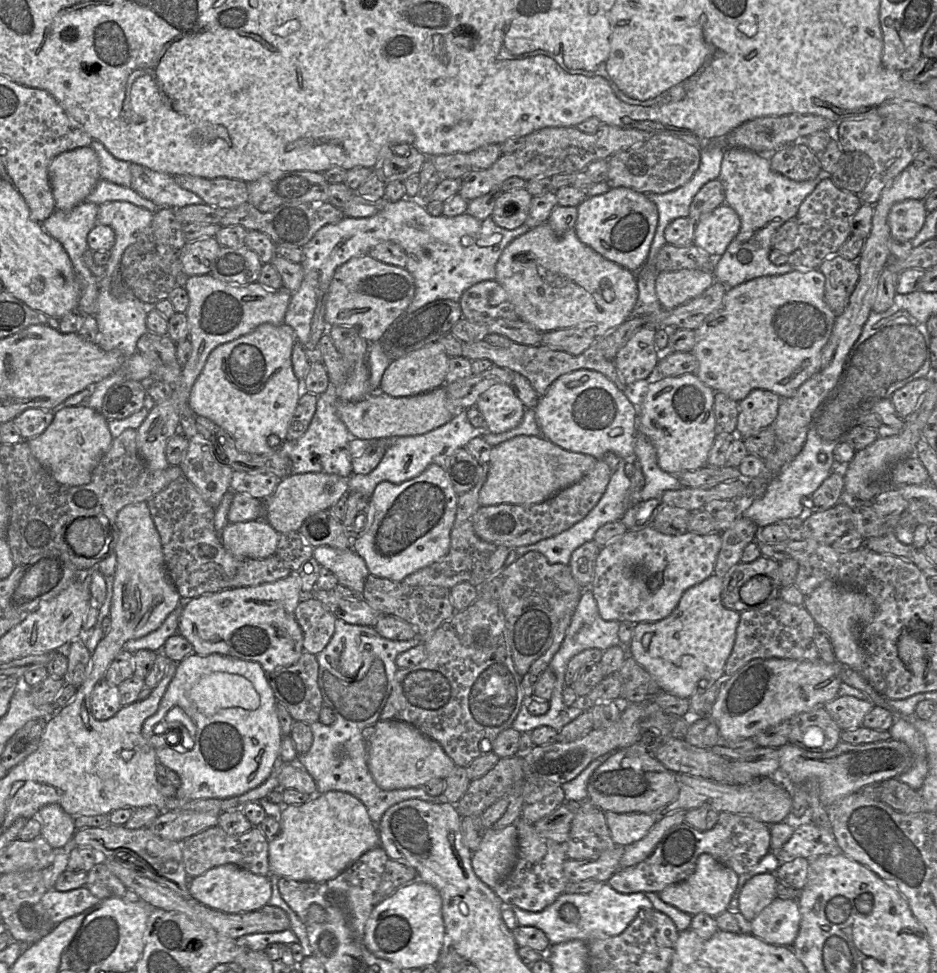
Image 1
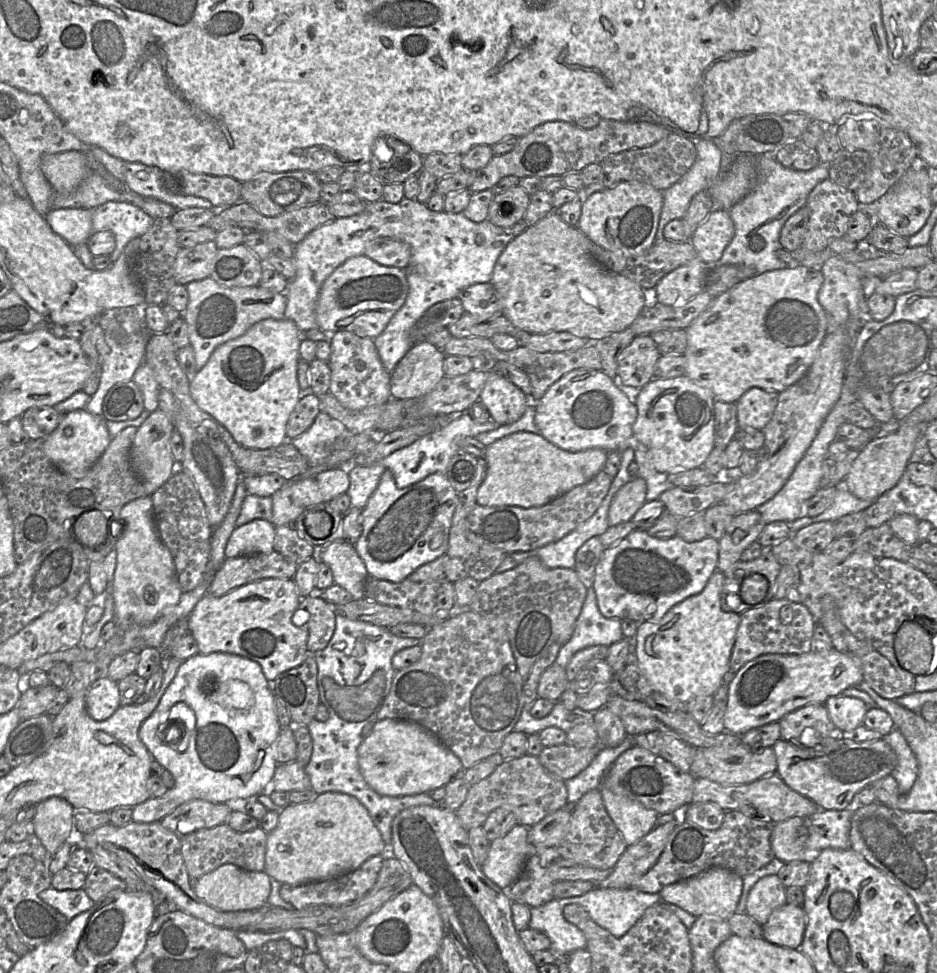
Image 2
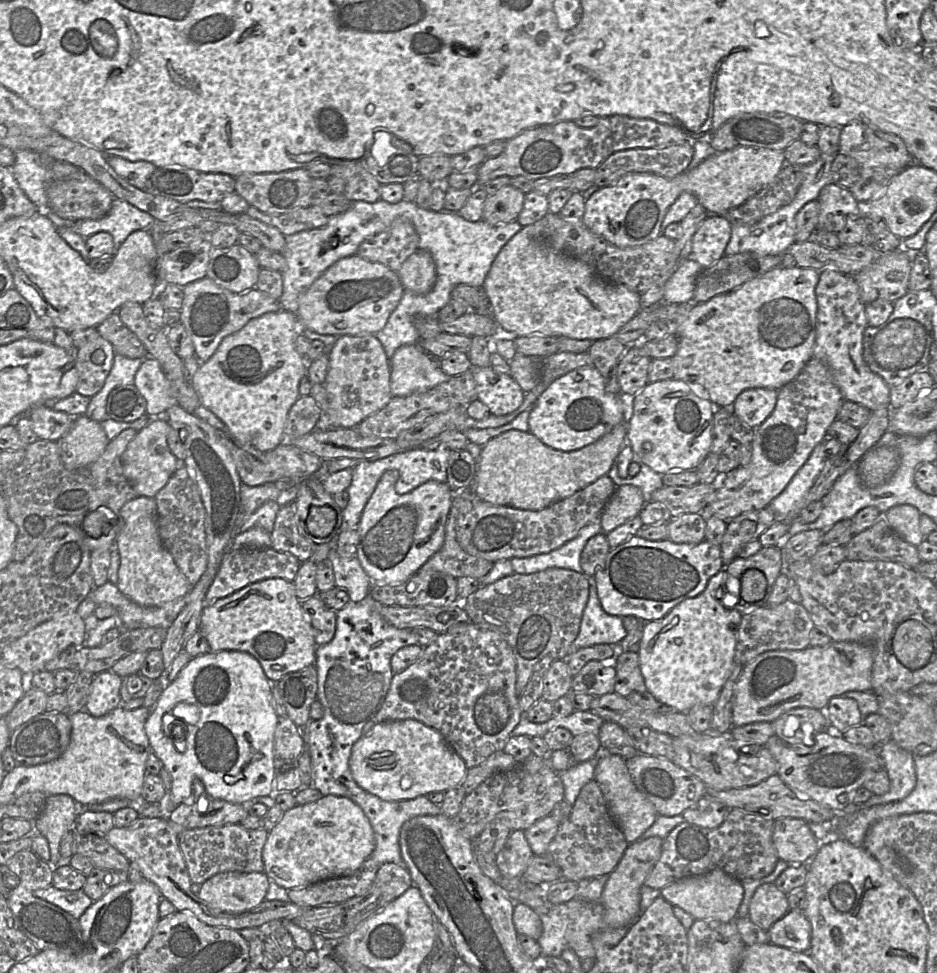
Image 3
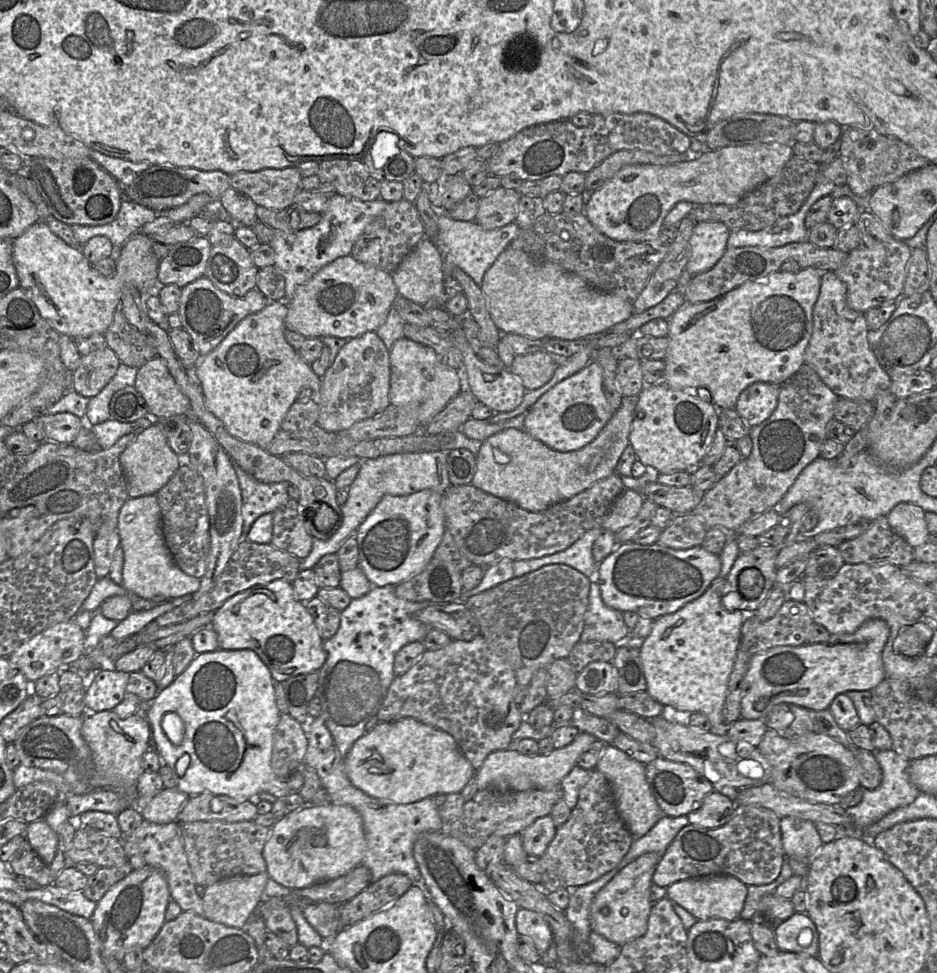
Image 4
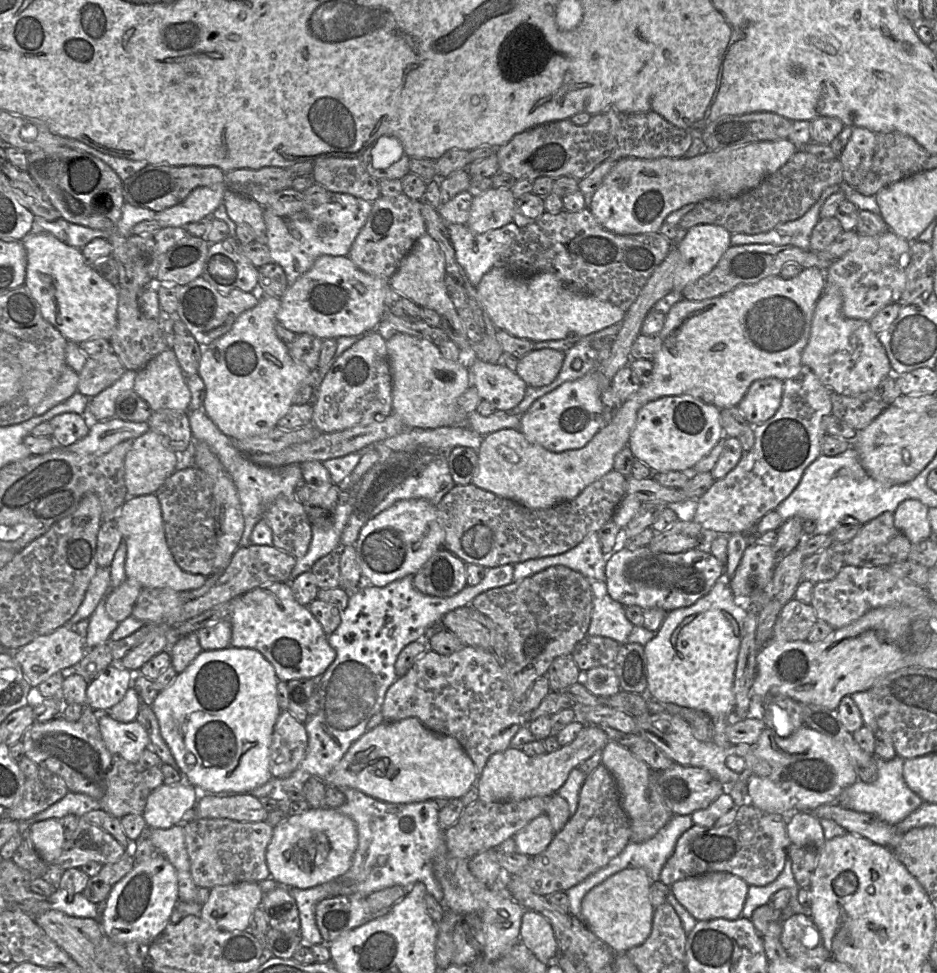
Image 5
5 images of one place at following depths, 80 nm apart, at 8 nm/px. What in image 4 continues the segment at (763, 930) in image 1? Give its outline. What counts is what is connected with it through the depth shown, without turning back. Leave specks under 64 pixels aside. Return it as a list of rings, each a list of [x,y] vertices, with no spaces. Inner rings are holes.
[[[795,912],[790,918],[773,927],[777,945],[780,951],[806,953],[818,956],[819,942],[818,931],[814,933],[810,945],[802,946],[798,937],[803,928],[815,929],[815,924],[806,912]]]

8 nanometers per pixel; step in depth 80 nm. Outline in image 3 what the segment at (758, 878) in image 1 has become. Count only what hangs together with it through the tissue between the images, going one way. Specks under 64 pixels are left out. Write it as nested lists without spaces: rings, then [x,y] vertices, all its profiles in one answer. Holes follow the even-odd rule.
[[[774,882],[760,885],[749,906],[749,918],[762,929],[768,931],[771,926],[790,910],[787,895],[778,889]]]

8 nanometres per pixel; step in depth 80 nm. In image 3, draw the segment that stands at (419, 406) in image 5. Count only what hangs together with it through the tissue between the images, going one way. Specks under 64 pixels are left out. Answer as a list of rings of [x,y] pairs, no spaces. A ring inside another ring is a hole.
[[[418,344],[399,347],[390,359],[390,392],[394,397],[423,393],[450,379],[439,364],[439,359],[426,353]]]

